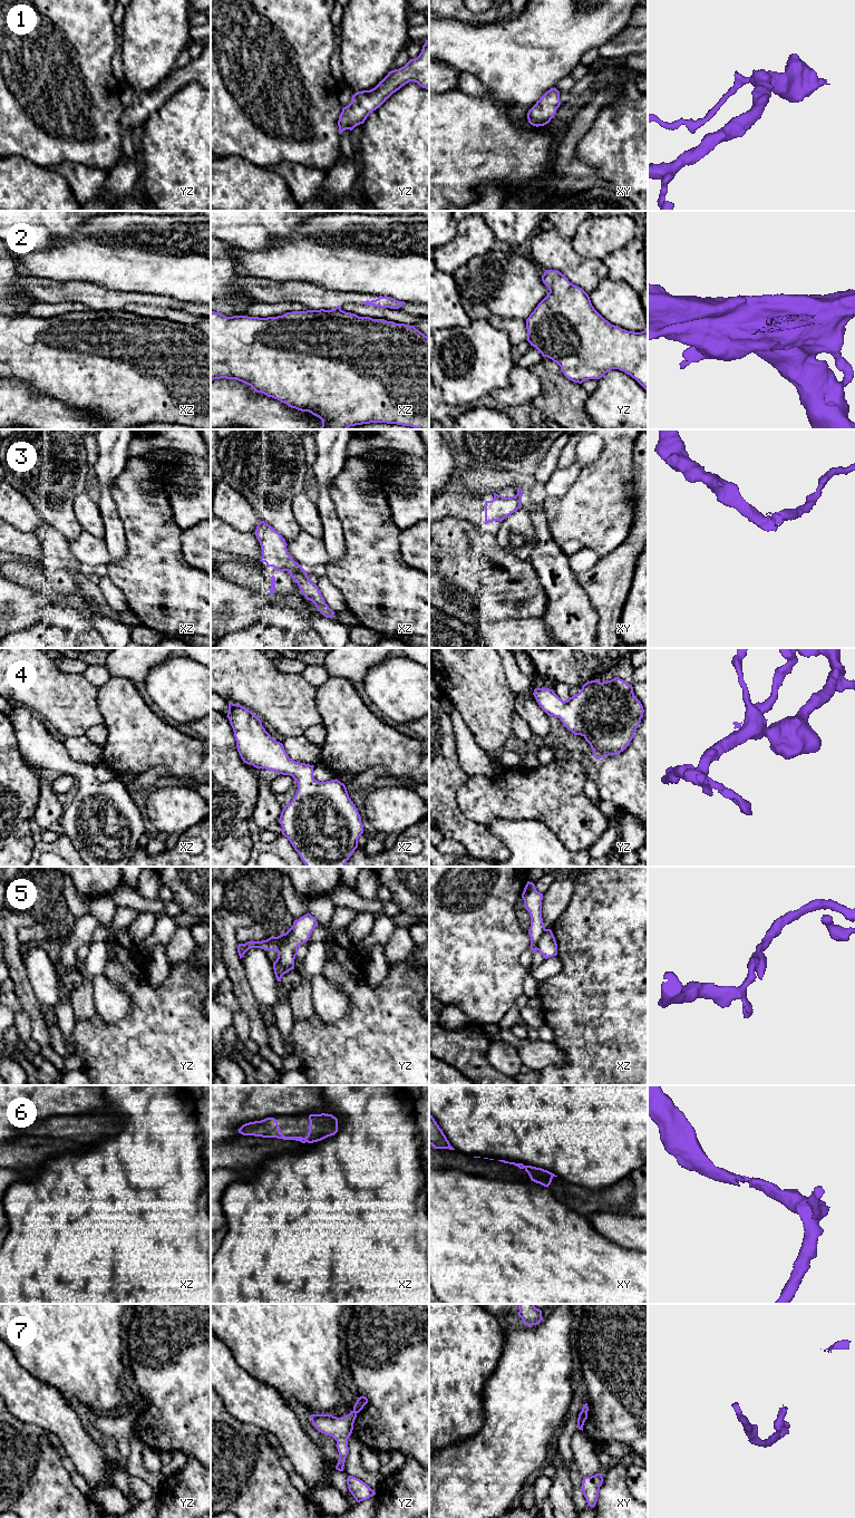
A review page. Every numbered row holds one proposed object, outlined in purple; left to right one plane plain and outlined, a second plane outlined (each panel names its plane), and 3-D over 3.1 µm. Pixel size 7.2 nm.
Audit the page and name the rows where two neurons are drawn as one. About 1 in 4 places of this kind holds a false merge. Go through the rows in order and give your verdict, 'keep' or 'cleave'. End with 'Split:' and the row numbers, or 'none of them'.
1: keep
2: cleave
3: cleave
4: keep
5: cleave
6: keep
7: cleave
Split: 2, 3, 5, 7

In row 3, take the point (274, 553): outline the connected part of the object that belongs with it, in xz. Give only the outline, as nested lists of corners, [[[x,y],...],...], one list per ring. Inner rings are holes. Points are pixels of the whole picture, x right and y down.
[[[260,521],[254,534],[262,550],[261,562],[265,562],[276,571],[288,571],[290,574],[303,570],[289,554],[285,540],[270,524]]]

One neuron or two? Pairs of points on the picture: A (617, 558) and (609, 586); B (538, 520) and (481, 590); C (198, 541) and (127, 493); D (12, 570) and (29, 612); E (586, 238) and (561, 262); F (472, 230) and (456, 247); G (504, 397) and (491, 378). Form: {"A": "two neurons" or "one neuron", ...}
{"A": "one neuron", "B": "two neurons", "C": "two neurons", "D": "two neurons", "E": "two neurons", "F": "one neuron", "G": "two neurons"}

